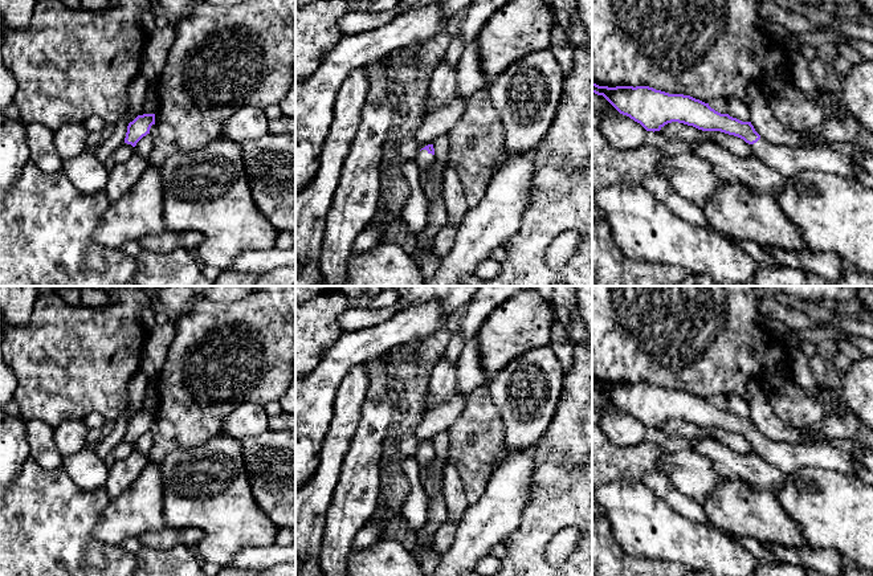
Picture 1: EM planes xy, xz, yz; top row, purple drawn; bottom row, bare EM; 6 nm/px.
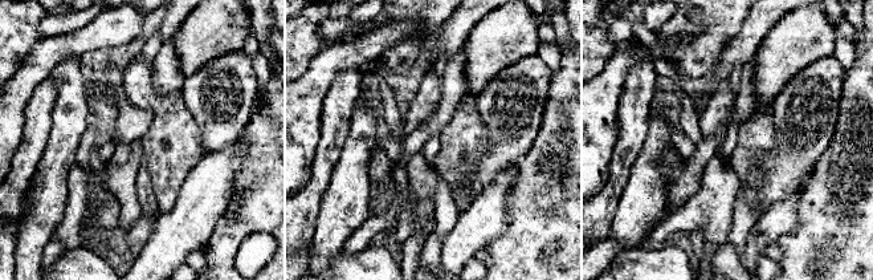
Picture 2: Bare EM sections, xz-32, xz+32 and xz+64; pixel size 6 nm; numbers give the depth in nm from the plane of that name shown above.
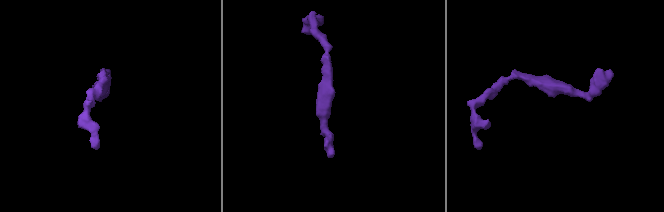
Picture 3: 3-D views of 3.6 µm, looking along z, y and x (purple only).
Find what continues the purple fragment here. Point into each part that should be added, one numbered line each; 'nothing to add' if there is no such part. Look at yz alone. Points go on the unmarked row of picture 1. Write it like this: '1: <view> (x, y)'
1: yz (787, 457)

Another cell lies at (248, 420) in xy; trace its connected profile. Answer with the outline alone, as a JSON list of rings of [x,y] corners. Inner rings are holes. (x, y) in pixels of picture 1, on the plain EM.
[[[244,403],[224,418],[219,433],[228,434],[236,440],[250,438],[269,428],[268,418],[269,416],[264,407]]]

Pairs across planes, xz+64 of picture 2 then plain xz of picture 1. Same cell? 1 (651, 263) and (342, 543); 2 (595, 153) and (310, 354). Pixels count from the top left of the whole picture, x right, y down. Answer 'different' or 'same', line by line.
1: different
2: different

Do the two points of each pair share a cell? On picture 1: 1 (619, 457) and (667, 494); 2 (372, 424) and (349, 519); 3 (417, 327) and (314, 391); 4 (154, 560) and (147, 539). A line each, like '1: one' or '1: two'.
1: one
2: one
3: one
4: two

